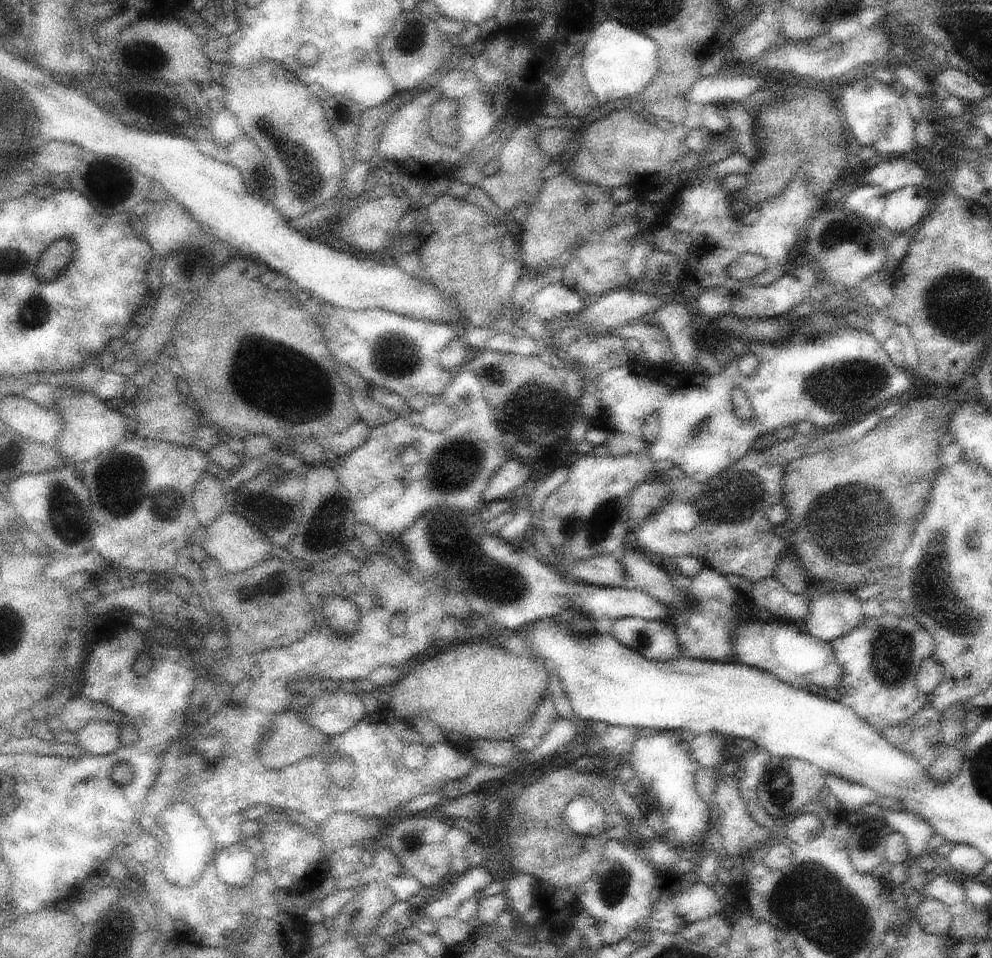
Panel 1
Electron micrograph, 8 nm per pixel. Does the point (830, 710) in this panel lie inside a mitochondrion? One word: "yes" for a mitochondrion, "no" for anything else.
no

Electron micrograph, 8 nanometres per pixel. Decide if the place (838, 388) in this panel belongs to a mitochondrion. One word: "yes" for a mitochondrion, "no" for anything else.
yes

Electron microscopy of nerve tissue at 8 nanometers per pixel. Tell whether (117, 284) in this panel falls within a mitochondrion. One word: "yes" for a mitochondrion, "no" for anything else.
no

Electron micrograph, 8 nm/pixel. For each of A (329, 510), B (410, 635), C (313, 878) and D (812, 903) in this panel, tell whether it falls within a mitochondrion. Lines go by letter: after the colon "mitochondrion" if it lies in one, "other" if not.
A: mitochondrion
B: other
C: other
D: mitochondrion

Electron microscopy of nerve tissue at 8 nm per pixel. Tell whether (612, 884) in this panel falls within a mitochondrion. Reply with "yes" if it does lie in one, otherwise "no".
yes

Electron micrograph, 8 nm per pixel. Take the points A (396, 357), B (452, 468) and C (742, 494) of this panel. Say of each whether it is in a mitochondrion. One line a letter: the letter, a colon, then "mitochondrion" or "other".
A: mitochondrion
B: mitochondrion
C: mitochondrion

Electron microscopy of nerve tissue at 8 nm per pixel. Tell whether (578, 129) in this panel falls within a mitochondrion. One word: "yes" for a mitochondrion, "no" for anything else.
no

